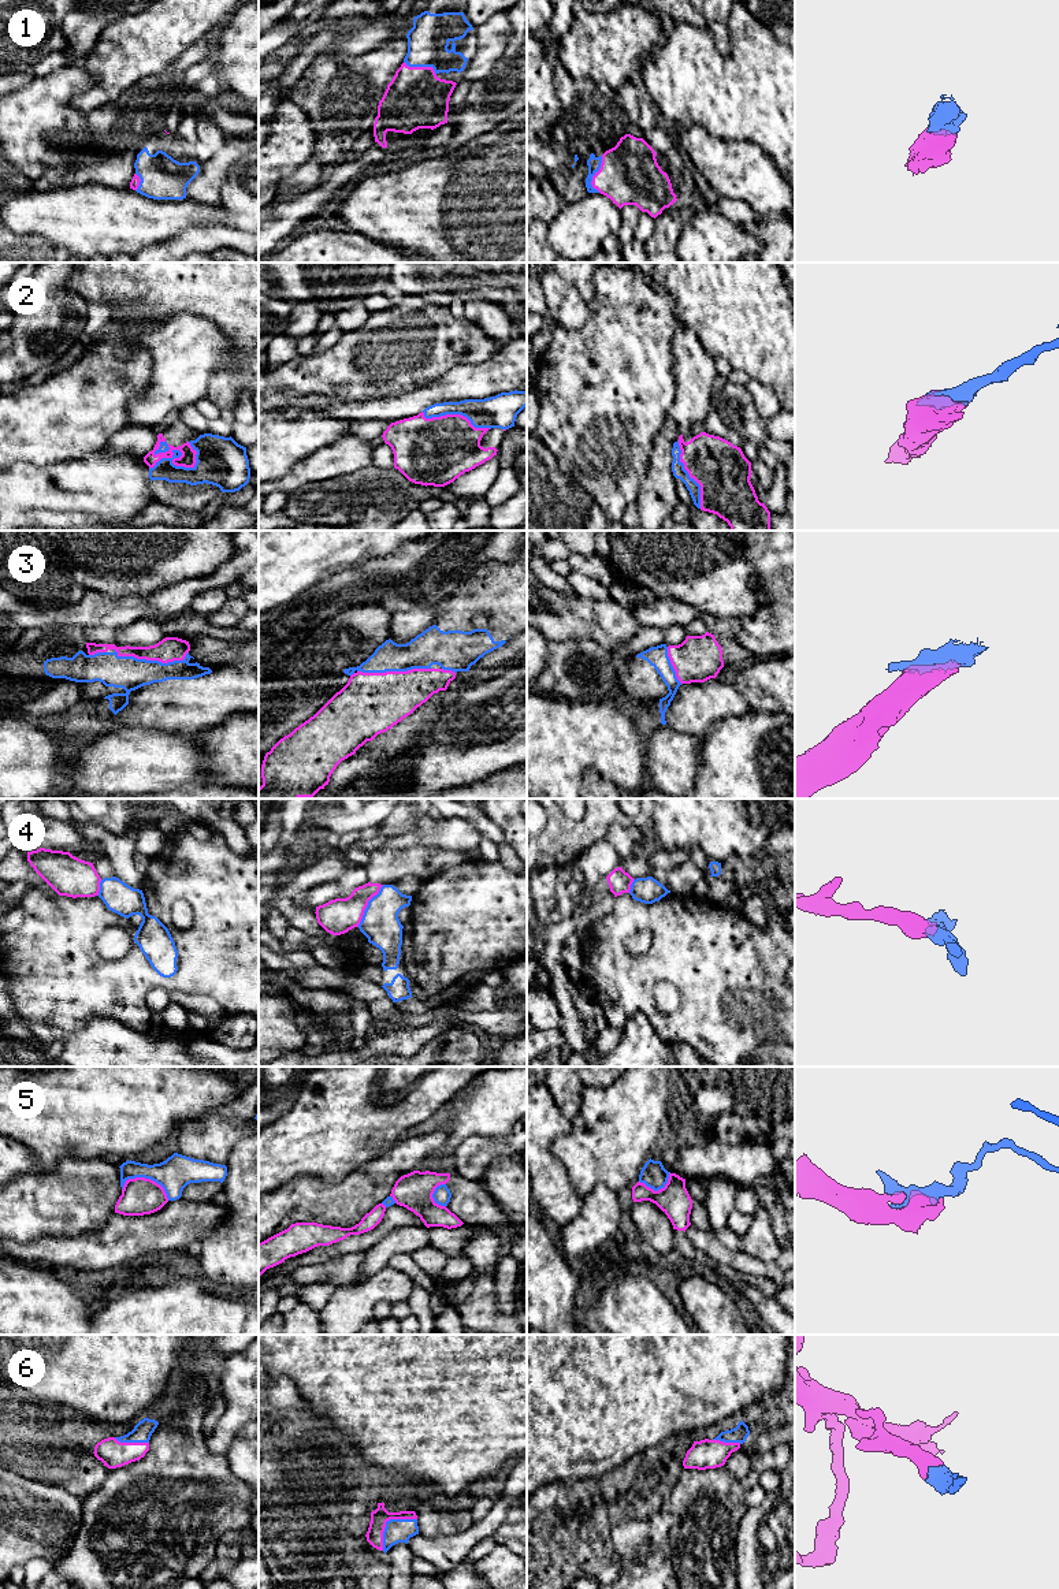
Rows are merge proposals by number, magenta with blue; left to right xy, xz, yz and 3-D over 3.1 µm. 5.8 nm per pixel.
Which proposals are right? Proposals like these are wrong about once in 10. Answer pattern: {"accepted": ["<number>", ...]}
{"accepted": ["1", "2", "3", "5", "6"]}

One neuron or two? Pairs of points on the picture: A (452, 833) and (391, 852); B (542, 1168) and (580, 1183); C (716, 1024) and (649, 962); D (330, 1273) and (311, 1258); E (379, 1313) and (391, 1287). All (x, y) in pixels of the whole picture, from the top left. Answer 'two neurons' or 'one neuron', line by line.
A: one neuron
B: two neurons
C: one neuron
D: two neurons
E: two neurons

